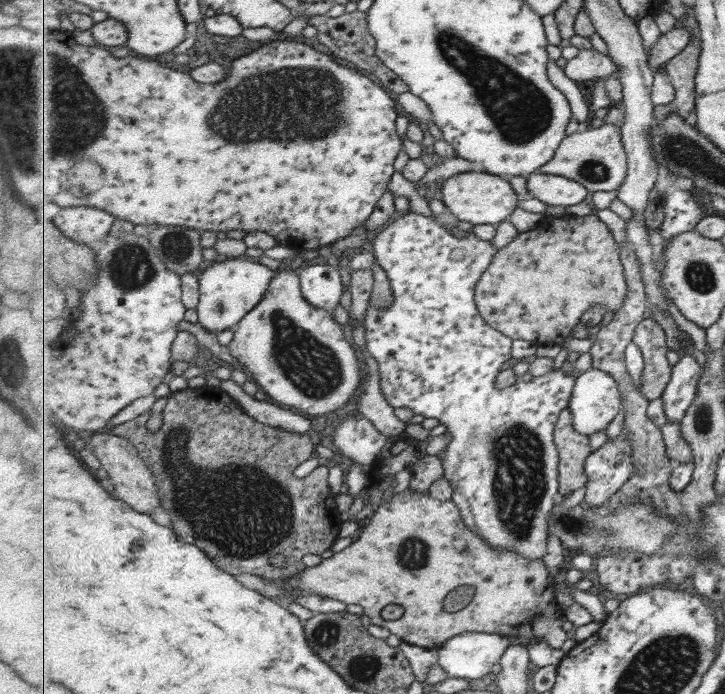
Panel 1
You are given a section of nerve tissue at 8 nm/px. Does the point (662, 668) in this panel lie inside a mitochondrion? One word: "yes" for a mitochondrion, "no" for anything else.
yes

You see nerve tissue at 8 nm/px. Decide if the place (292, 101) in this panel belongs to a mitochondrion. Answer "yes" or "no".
yes

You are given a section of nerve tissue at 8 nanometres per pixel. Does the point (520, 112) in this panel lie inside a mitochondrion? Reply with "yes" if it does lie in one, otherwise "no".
yes

